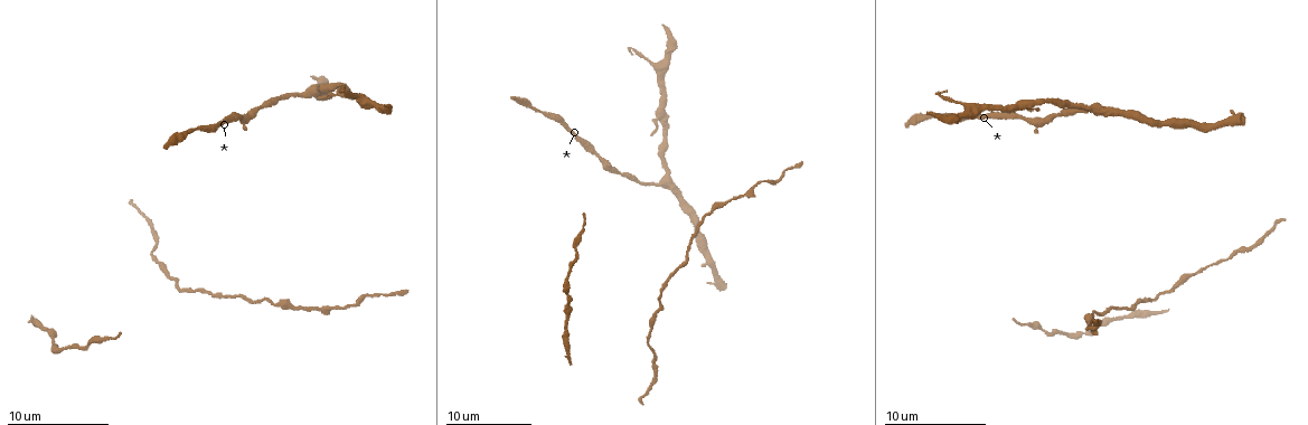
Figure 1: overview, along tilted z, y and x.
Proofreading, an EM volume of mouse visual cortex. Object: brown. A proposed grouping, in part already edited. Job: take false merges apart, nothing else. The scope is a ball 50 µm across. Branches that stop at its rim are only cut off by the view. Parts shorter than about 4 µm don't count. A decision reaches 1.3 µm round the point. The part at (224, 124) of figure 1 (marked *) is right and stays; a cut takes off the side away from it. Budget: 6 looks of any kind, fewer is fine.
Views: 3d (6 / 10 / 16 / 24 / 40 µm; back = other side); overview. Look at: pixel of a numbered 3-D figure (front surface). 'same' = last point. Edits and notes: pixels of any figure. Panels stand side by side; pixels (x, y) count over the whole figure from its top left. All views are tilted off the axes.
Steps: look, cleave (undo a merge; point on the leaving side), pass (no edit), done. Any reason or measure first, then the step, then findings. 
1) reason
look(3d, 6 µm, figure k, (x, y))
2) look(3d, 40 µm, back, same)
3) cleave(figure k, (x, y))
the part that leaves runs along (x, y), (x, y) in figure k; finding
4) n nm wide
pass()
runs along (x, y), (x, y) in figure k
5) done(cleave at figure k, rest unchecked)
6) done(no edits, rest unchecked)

look(3d, 16 µm, figure 1, (1035, 127))

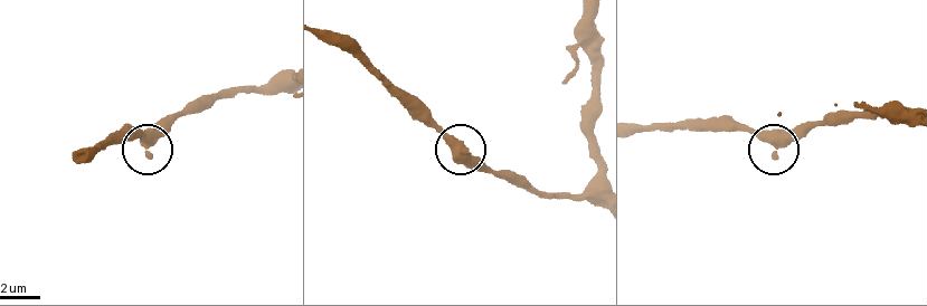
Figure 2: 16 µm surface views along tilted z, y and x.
pass()
runs along (675, 131), (746, 128), (773, 146), (805, 124) in figure 2; one neuron here

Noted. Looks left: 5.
look(3d, 10 µm, figure 1, (263, 300))

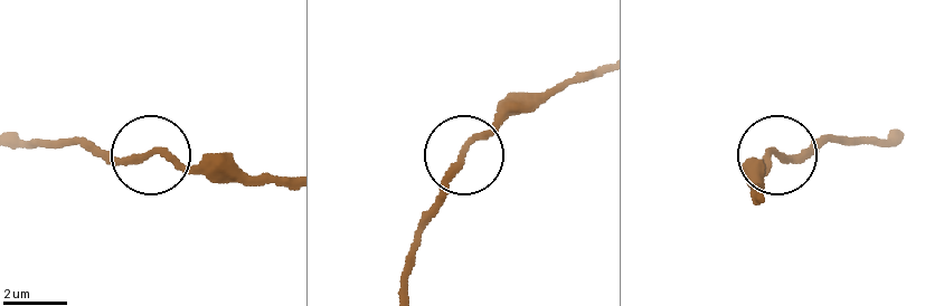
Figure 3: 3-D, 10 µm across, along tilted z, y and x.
look(3d, 6 µm, figure 3, (774, 154))

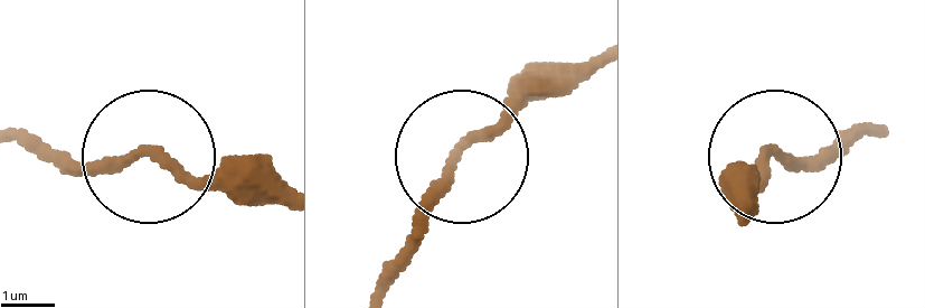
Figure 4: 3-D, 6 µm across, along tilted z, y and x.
180 nm wide
pass()
continuous, no second neuron

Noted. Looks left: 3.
look(3d, 10 µm, figure 1, (668, 175))

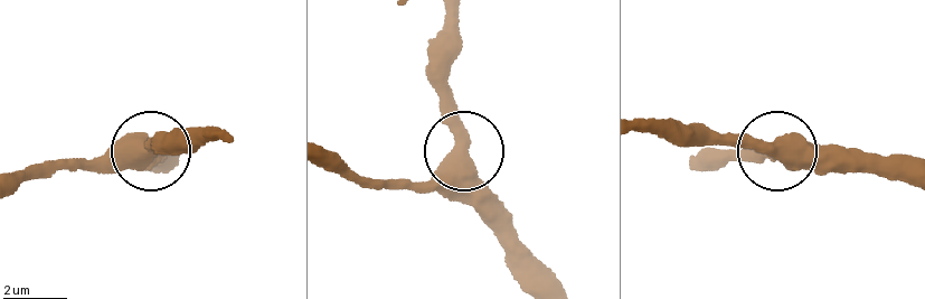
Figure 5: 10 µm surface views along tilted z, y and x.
pass()
runs along (328, 150), (359, 176), (423, 185), (466, 155), (501, 216) in figure 5; one neuron here

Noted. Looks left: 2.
done(no edits, rest unchecked)

